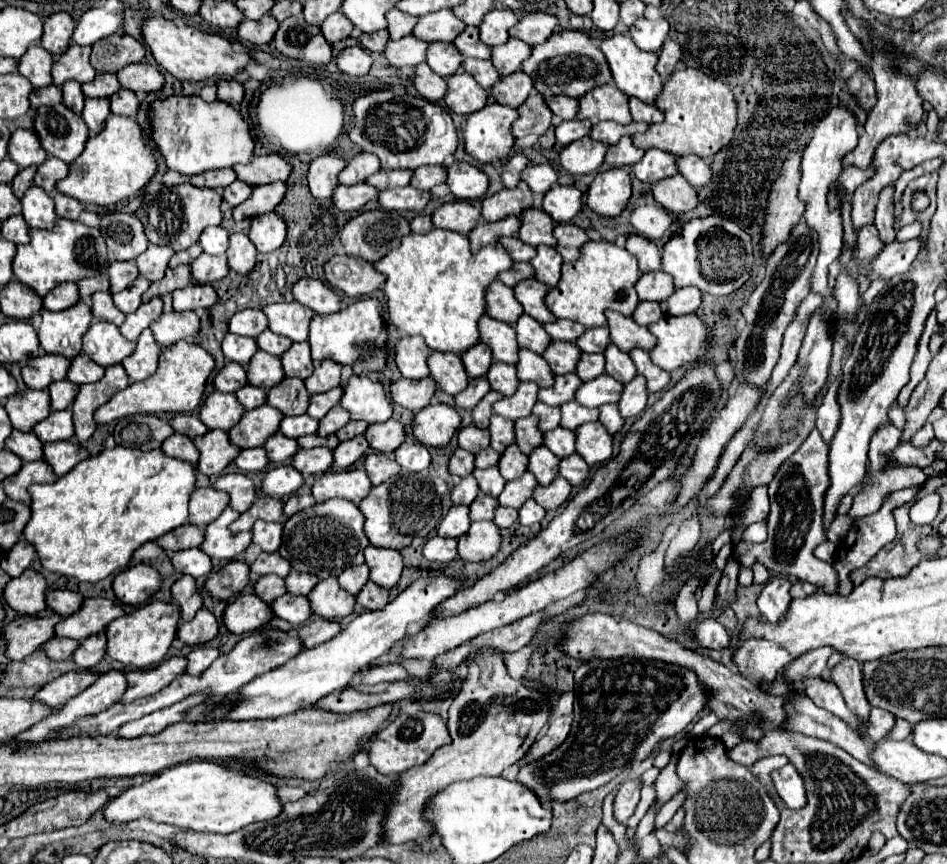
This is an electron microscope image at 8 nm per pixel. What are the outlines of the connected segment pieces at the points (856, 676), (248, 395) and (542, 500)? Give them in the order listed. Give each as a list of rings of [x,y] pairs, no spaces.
[[[842,658],[842,662],[838,666],[834,666],[830,670],[830,678],[832,682],[836,682],[836,686],[842,690],[848,708],[862,716],[864,720],[868,718],[870,712],[870,704],[864,696],[864,688],[862,688],[862,674],[860,674],[860,662],[856,662],[856,658]]]
[[[244,386],[244,390],[236,390],[236,398],[248,410],[248,408],[258,408],[260,404],[264,404],[266,392],[254,386]]]
[[[556,476],[550,486],[536,486],[532,498],[544,510],[556,510],[558,506],[562,506],[568,500],[570,492],[572,492],[572,486],[562,476]]]

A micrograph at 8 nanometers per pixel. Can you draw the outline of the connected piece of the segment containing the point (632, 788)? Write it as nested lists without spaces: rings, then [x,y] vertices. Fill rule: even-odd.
[[[634,780],[634,782],[624,782],[614,798],[614,820],[624,824],[632,814],[634,814],[634,808],[640,800],[640,780]]]

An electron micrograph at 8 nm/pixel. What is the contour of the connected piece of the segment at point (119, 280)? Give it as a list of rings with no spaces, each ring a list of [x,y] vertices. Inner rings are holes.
[[[110,262],[108,266],[108,280],[110,280],[110,292],[120,292],[126,286],[134,282],[138,276],[136,264],[134,262]]]

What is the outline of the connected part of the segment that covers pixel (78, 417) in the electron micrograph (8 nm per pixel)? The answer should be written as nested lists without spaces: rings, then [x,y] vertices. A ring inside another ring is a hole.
[[[120,364],[108,366],[106,374],[94,382],[80,386],[80,392],[74,398],[72,412],[74,412],[74,436],[78,442],[84,442],[92,436],[96,422],[92,418],[94,410],[108,402],[118,390],[128,386],[128,376]]]

